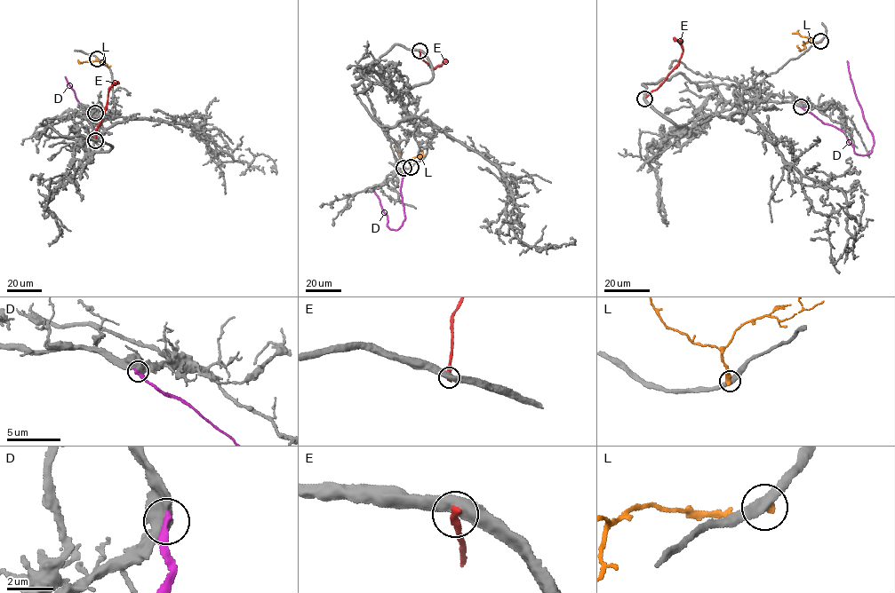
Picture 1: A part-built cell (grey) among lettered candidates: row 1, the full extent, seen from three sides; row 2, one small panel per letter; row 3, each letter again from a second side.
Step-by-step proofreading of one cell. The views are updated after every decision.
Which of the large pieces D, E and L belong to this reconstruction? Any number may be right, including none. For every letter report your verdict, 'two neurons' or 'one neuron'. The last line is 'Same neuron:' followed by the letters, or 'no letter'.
D: two neurons
E: two neurons
L: two neurons
Same neuron: no letter

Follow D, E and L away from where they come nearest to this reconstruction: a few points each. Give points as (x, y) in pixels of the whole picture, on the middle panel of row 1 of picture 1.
D: (404, 168), (400, 188), (405, 217), (398, 229), (389, 228), (387, 215), (372, 189)
E: (419, 51), (420, 58), (432, 68), (447, 60)
L: (411, 167), (409, 162), (399, 156), (395, 143)

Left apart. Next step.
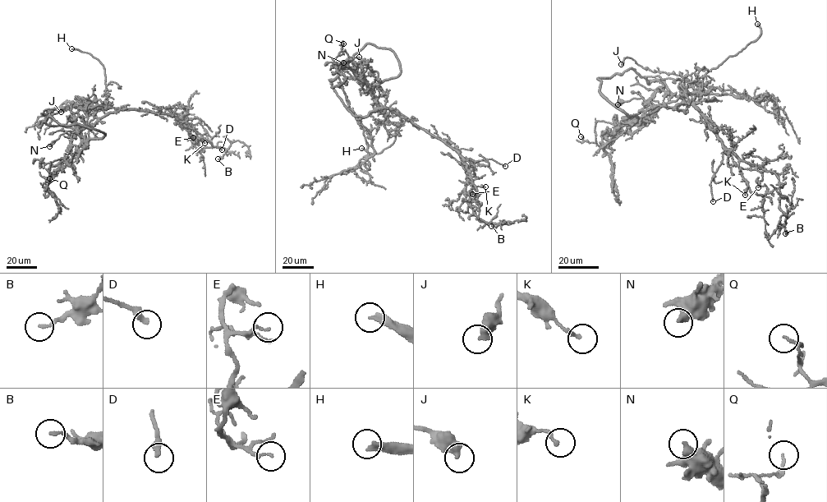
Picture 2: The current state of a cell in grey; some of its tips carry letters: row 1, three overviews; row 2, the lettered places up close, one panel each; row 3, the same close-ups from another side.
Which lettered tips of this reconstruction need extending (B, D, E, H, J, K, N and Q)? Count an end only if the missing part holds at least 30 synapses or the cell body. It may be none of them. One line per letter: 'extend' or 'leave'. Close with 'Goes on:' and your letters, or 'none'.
B: leave
D: leave
E: leave
H: extend
J: leave
K: leave
N: leave
Q: leave
Goes on: H

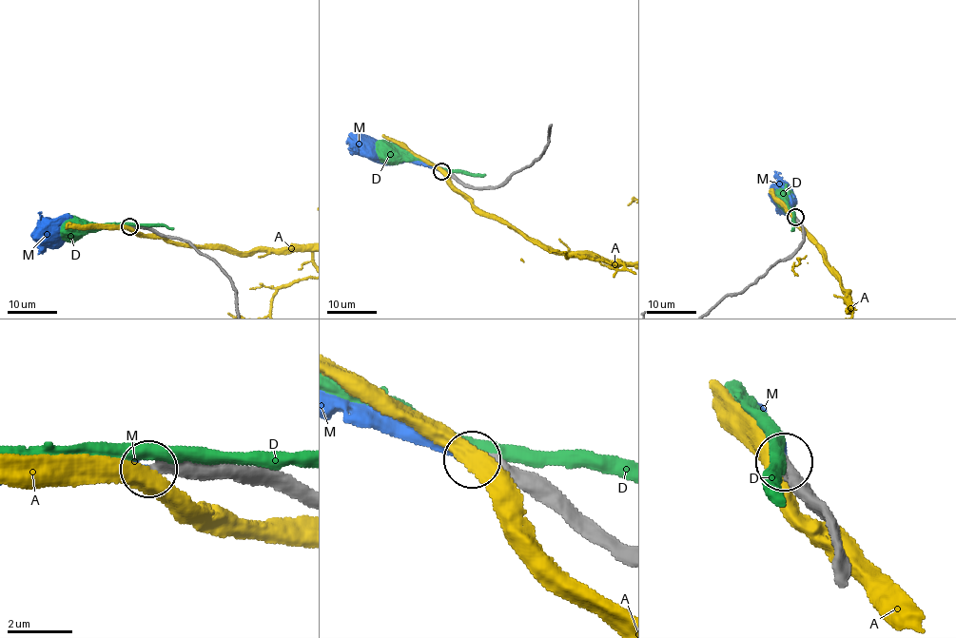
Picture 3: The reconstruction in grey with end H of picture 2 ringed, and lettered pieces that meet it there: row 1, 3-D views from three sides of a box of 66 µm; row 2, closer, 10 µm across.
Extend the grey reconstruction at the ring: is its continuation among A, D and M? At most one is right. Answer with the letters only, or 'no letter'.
M

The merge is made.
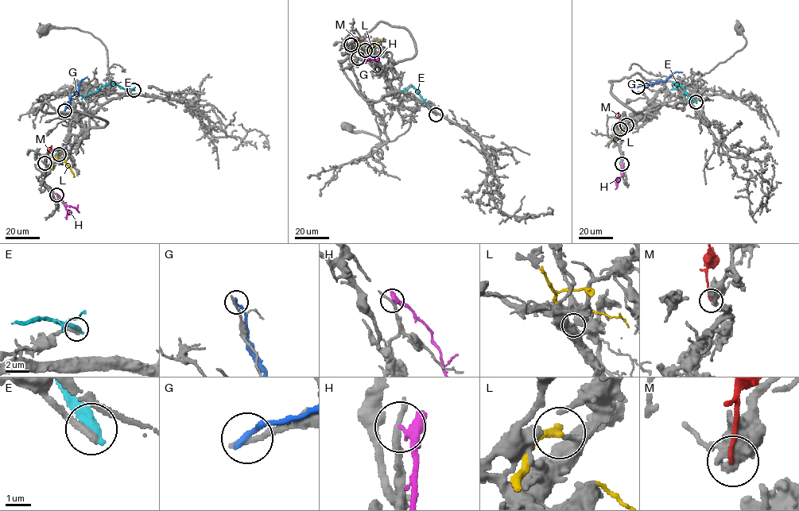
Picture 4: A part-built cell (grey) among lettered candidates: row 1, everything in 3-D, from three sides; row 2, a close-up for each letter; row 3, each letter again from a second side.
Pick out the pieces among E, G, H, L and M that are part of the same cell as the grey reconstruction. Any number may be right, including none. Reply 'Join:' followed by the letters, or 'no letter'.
Join: no letter

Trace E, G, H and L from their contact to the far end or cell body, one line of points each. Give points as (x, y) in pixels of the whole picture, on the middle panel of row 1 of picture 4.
E: (436, 114), (410, 85), (407, 90), (395, 92), (386, 83)
G: (374, 50), (378, 70), (393, 89)
H: (358, 58), (362, 61), (370, 59), (378, 61)
L: (365, 50), (362, 45), (373, 45), (379, 40)

